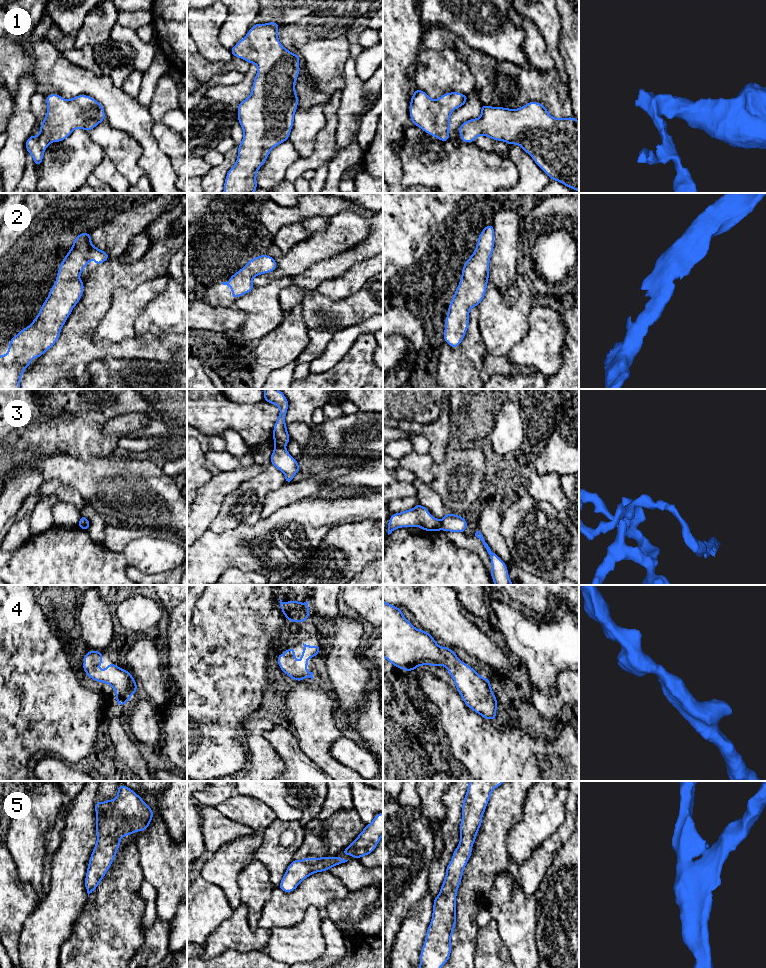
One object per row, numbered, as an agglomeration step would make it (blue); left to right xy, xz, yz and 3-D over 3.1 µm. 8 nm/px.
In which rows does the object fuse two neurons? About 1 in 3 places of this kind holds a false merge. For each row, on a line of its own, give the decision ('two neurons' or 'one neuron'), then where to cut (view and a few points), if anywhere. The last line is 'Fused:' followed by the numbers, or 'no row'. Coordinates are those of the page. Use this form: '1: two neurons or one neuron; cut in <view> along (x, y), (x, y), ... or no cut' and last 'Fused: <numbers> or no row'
1: one neuron; no cut
2: one neuron; no cut
3: two neurons; cut in xz along (275, 445), (284, 447)
4: one neuron; no cut
5: one neuron; no cut
Fused: 3

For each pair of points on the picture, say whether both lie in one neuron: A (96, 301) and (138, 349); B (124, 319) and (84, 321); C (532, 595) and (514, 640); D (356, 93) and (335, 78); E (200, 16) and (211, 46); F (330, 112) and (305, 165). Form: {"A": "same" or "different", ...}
{"A": "same", "B": "different", "C": "different", "D": "different", "E": "same", "F": "same"}

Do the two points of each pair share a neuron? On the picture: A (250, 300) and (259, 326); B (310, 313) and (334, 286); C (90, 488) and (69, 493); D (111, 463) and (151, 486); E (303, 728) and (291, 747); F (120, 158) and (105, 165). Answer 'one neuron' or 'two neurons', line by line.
A: one neuron
B: two neurons
C: two neurons
D: one neuron
E: two neurons
F: two neurons

